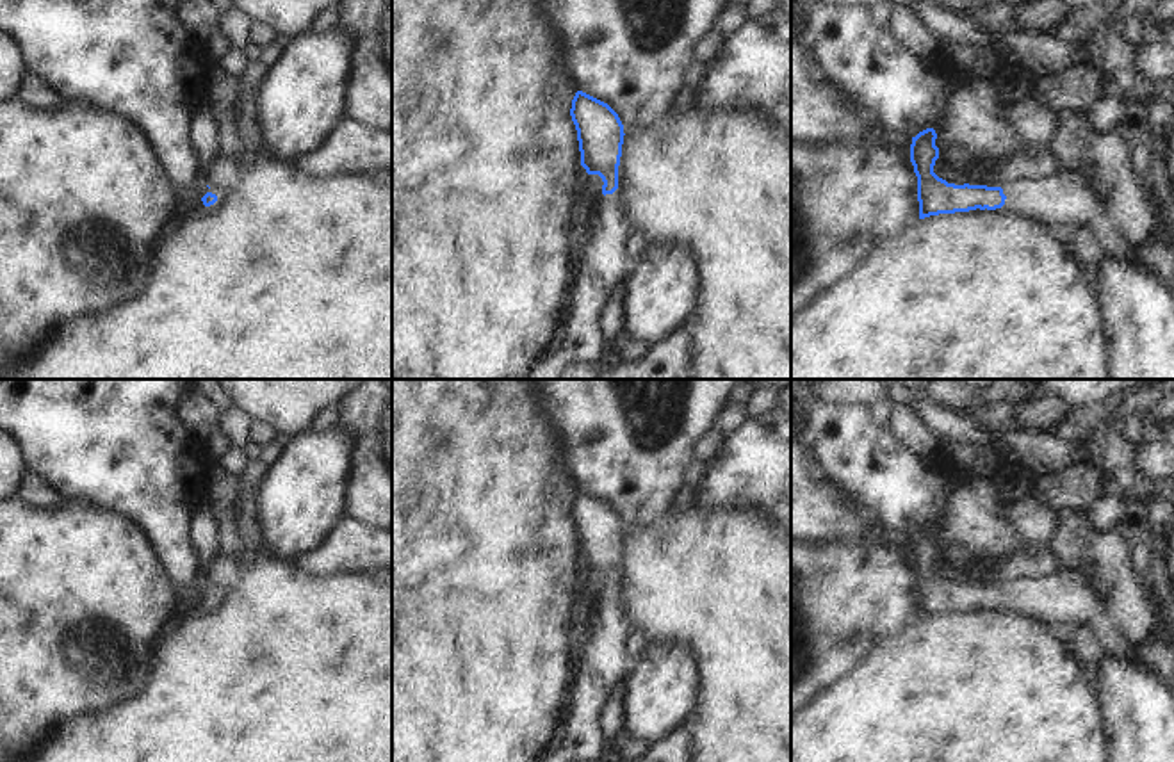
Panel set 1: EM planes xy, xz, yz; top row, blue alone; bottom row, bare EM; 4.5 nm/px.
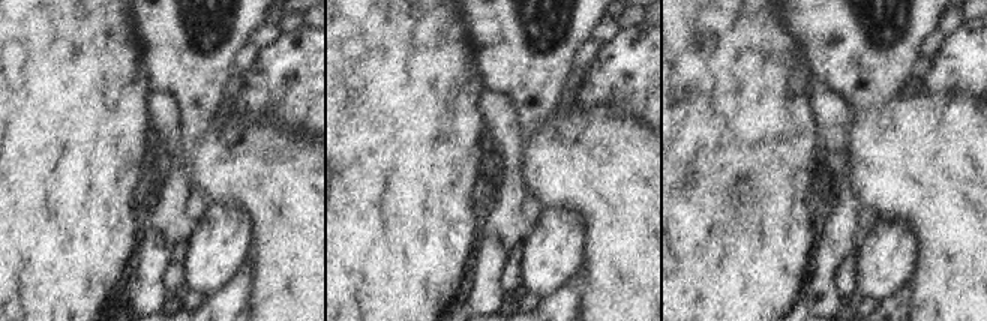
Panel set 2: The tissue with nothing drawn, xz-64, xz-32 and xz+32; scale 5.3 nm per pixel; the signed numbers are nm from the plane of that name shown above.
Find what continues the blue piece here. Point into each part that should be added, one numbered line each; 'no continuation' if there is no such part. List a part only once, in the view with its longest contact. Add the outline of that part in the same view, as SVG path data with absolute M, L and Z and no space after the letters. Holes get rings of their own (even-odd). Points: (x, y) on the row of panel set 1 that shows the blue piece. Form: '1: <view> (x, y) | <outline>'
1: xz (604, 264) | M606 194L567 290L567 312L556 344L568 363L597 363L607 345L599 317L607 297L620 290L638 258L627 251L629 226L620 201Z

